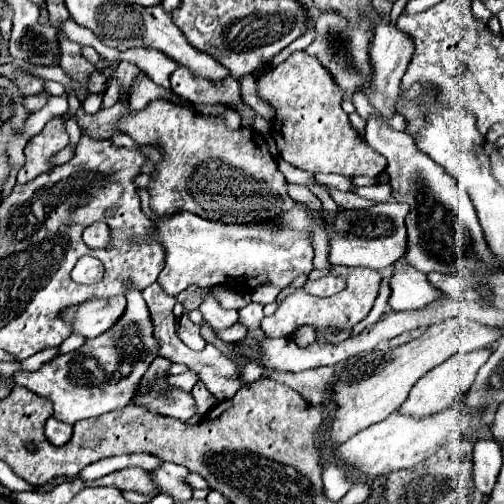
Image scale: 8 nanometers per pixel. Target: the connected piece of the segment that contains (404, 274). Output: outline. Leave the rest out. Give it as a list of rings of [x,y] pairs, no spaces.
[[[398,260],[392,266],[392,278],[390,278],[390,300],[388,304],[396,312],[404,310],[418,310],[434,302],[440,292],[432,288],[426,280],[426,274],[414,270],[406,260]]]

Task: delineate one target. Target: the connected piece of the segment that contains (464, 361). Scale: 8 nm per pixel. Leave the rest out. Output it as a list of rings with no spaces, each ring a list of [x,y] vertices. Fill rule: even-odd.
[[[480,348],[480,350],[468,352],[468,354],[454,354],[446,362],[438,364],[436,368],[432,368],[428,374],[424,374],[414,384],[414,388],[410,390],[410,396],[406,398],[406,404],[402,404],[400,412],[406,412],[410,416],[430,416],[434,412],[440,412],[448,406],[452,406],[460,394],[464,394],[472,388],[474,378],[478,374],[480,366],[486,364],[486,360],[490,358],[490,352],[492,352],[492,348]]]

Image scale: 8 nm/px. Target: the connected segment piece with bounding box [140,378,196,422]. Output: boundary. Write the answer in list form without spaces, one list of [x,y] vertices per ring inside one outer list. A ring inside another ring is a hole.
[[[164,378],[154,382],[152,390],[140,400],[140,404],[146,406],[150,412],[172,416],[182,422],[188,422],[196,414],[192,394],[182,392],[182,390],[174,390],[174,388],[166,388]]]

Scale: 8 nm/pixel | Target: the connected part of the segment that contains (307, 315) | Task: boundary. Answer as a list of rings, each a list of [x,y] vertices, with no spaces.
[[[330,266],[330,274],[342,278],[346,282],[346,288],[334,296],[318,298],[304,290],[298,290],[290,298],[286,298],[278,310],[262,320],[262,330],[268,338],[292,338],[298,326],[312,326],[316,332],[316,340],[320,344],[326,344],[326,334],[330,332],[346,332],[352,330],[360,320],[368,316],[368,312],[374,306],[374,300],[378,296],[382,274],[370,268],[350,268],[350,266]]]

